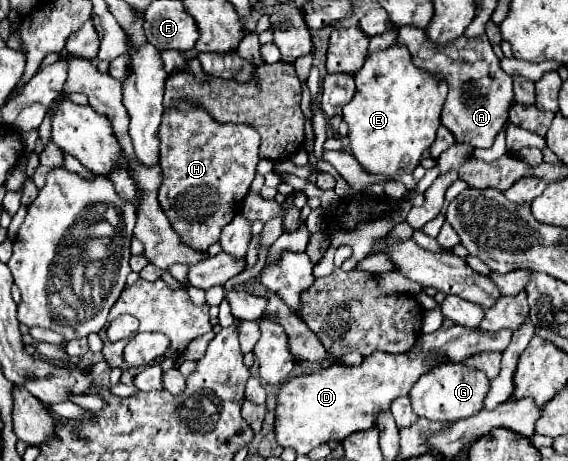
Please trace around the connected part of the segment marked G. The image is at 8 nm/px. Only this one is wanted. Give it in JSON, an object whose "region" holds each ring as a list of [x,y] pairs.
{"region":[[[442,363],[442,365],[436,365],[432,371],[424,373],[416,381],[416,385],[410,389],[408,397],[418,417],[426,417],[430,421],[452,423],[452,421],[466,419],[482,411],[486,393],[488,393],[488,377],[482,371],[470,369],[464,363]]]}

